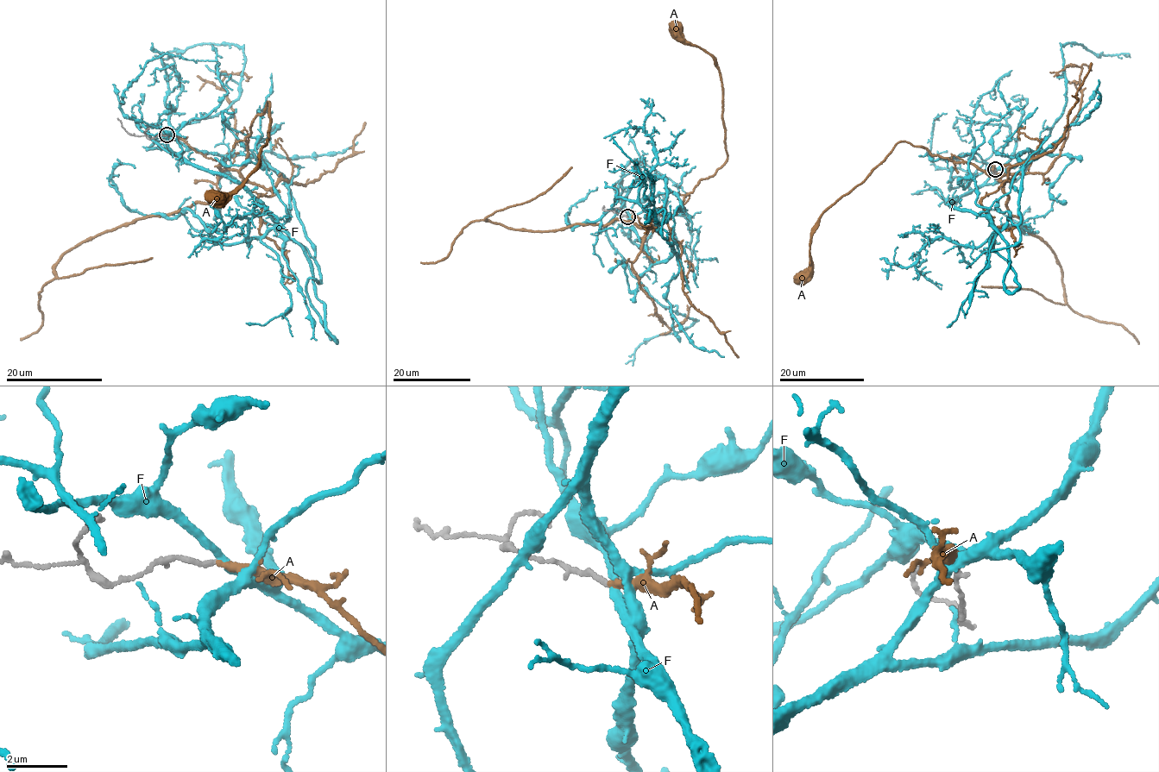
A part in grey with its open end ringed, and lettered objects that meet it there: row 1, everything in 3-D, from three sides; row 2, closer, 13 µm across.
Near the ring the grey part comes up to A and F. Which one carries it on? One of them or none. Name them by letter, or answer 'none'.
A

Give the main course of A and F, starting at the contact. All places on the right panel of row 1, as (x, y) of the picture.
A: (995, 169), (1003, 174), (998, 178), (969, 163), (897, 143), (820, 217), (802, 273)
F: (995, 168), (949, 202), (987, 217), (995, 228), (992, 248), (1005, 224), (1035, 233), (998, 210), (980, 213)

